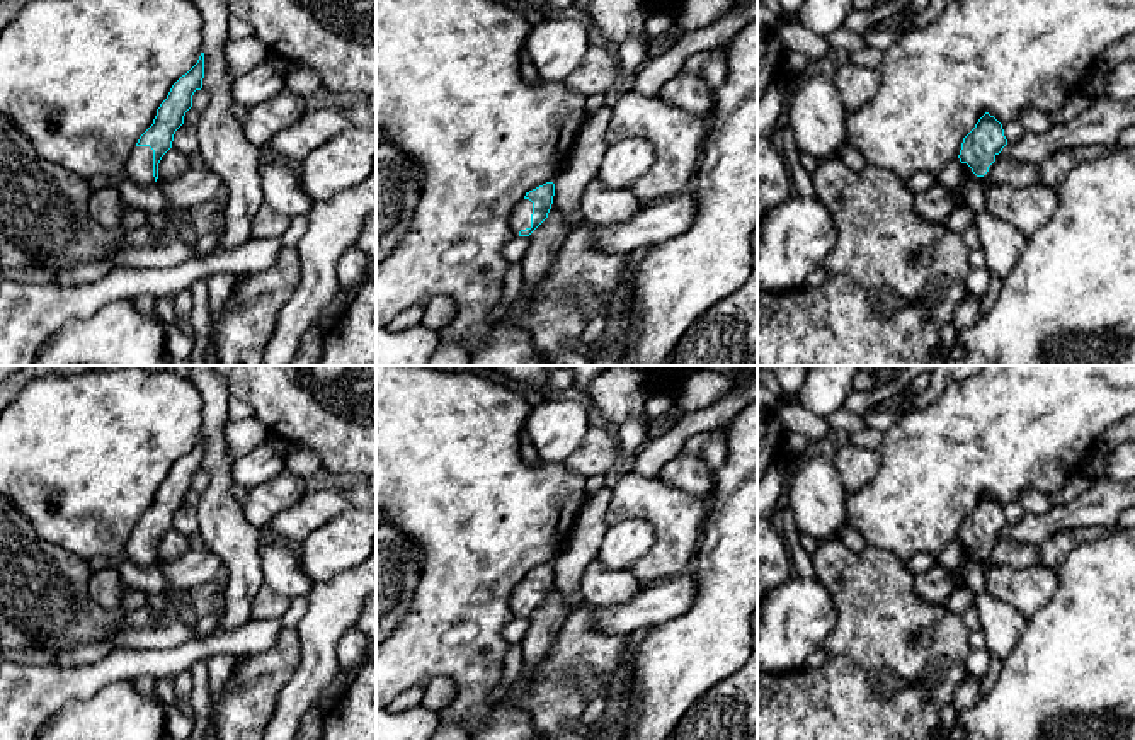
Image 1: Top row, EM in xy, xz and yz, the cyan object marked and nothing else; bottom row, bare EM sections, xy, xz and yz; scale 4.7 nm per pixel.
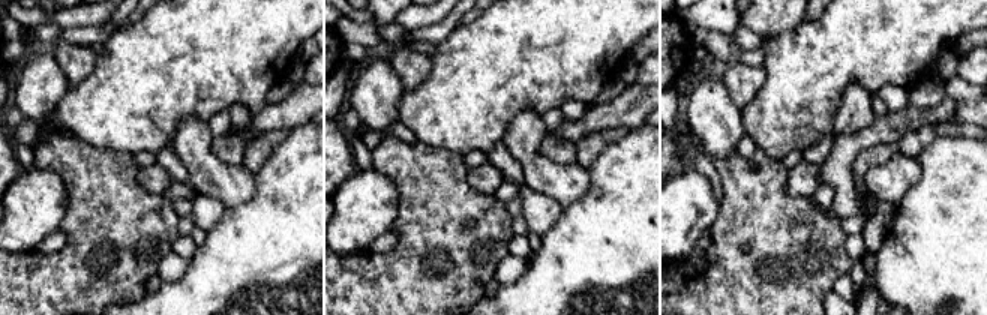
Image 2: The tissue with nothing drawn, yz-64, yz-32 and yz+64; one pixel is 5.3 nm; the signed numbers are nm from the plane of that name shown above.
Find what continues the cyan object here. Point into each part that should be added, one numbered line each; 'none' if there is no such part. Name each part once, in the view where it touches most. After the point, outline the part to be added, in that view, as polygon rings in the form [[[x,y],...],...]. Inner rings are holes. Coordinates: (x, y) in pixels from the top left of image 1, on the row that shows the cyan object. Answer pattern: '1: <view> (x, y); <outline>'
1: xy (138, 167); [[[134,146],[124,163],[123,175],[141,187],[153,184],[153,150],[150,146]]]

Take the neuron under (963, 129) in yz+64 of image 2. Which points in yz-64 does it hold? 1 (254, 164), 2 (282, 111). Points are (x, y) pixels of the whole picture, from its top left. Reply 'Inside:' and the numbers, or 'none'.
Inside: 1

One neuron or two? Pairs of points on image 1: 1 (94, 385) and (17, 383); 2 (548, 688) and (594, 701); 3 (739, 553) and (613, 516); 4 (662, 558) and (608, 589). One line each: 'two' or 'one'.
1: two
2: two
3: two
4: two

